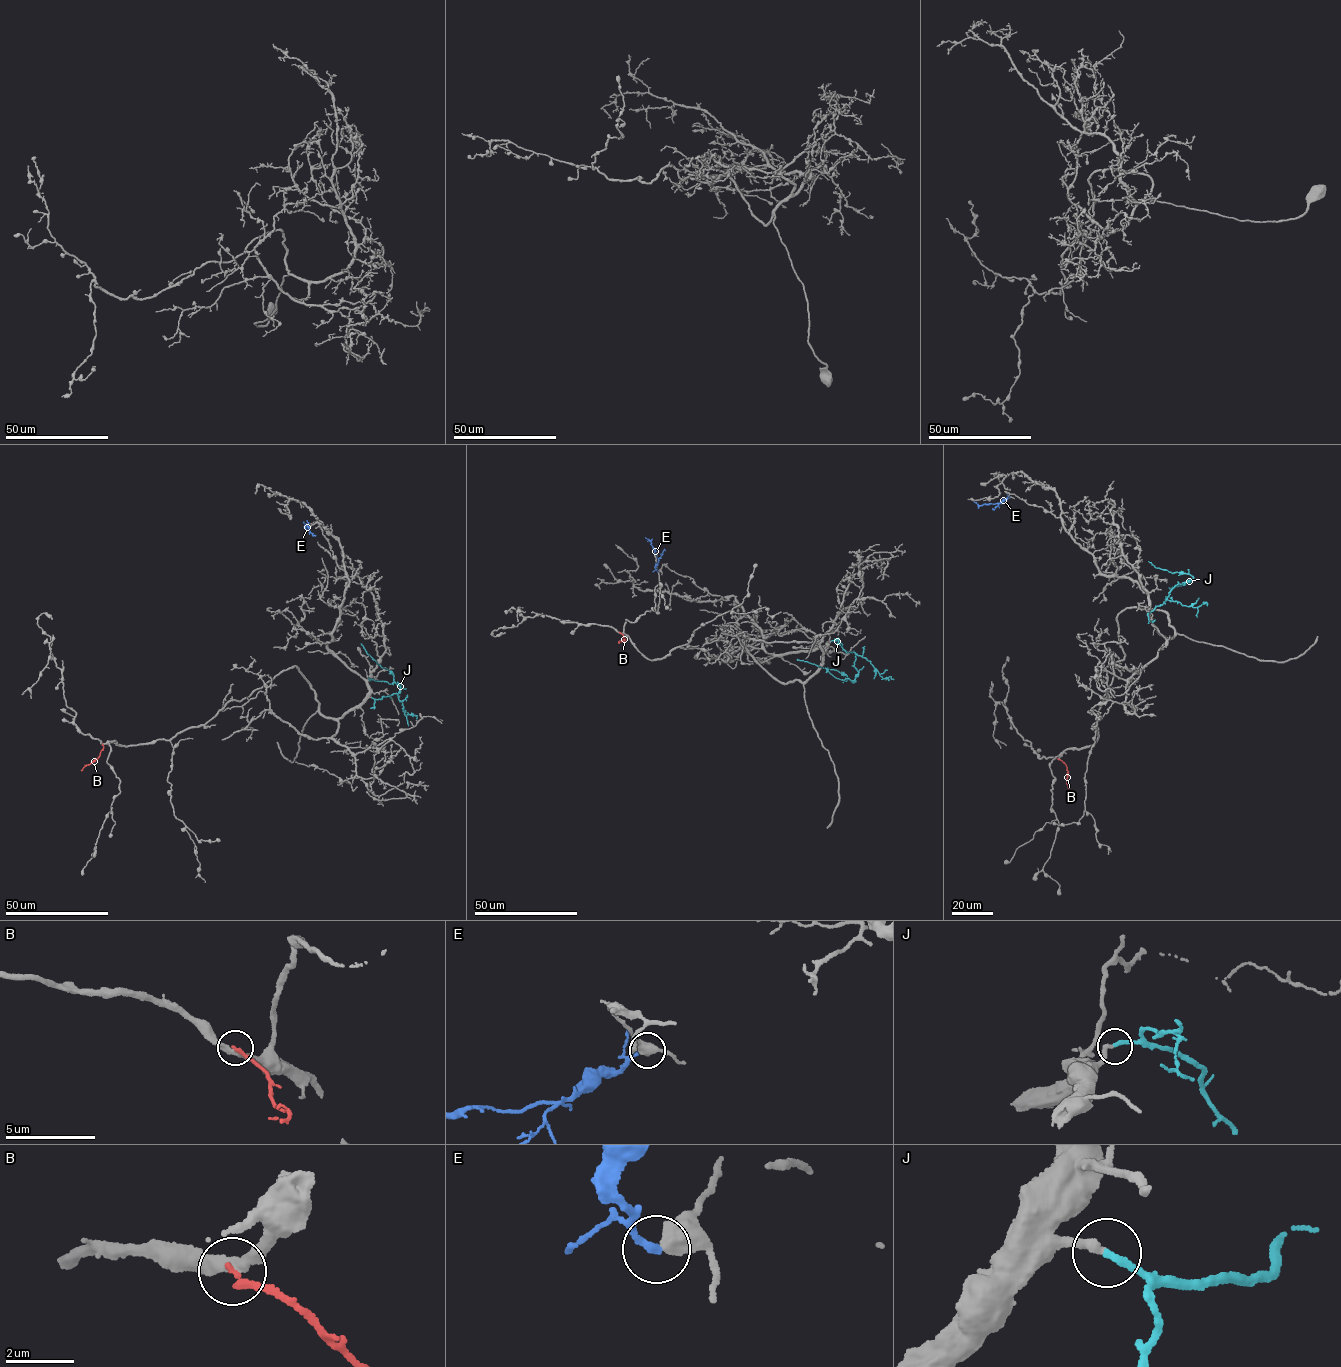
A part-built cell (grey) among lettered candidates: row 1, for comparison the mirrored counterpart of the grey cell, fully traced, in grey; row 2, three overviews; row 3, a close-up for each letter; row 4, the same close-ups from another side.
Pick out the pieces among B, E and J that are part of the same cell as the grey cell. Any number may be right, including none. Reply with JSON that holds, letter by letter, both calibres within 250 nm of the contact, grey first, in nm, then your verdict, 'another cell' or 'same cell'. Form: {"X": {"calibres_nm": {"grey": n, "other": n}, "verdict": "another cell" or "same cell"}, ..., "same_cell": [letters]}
{"B": {"calibres_nm": {"grey": 280, "other": 220}, "verdict": "another cell"}, "E": {"calibres_nm": {"grey": 500, "other": 190}, "verdict": "another cell"}, "J": {"calibres_nm": {"grey": 240, "other": 240}, "verdict": "same cell"}, "same_cell": ["J"]}

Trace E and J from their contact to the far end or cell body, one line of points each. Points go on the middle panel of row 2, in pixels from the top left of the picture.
E: (658, 571), (655, 550), (645, 537)
J: (831, 641), (840, 642), (846, 652), (855, 652), (858, 676), (853, 682), (838, 671), (797, 659)

